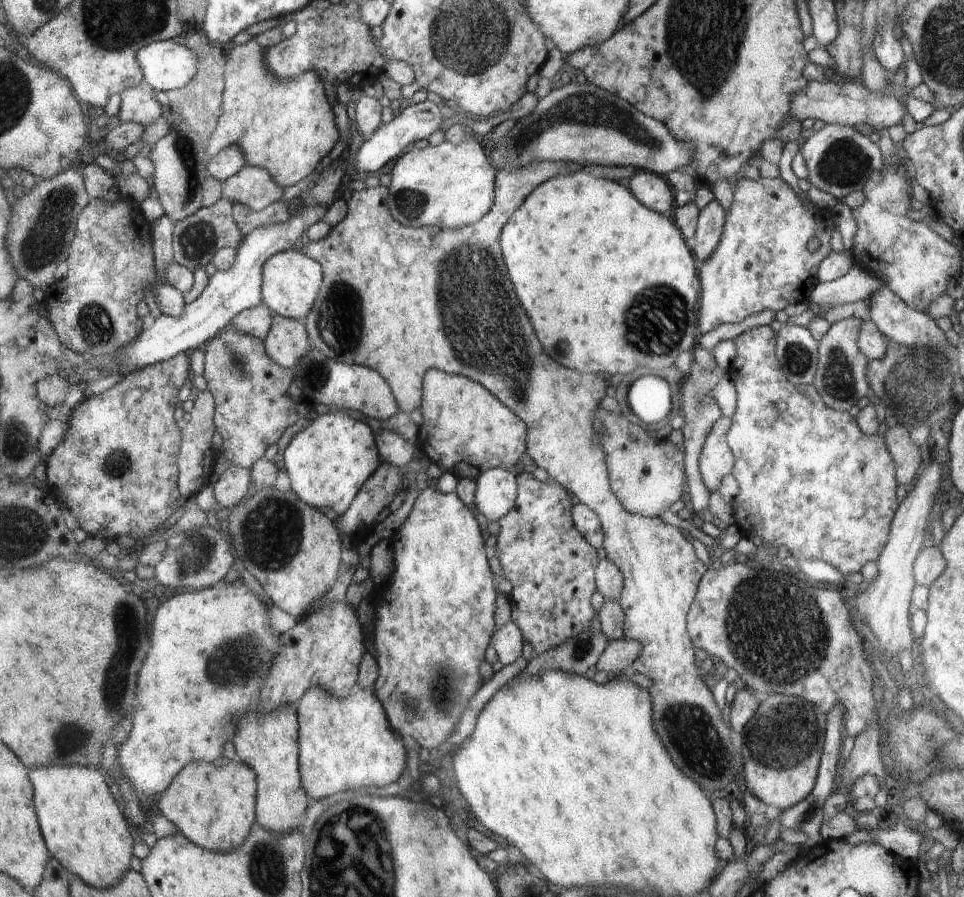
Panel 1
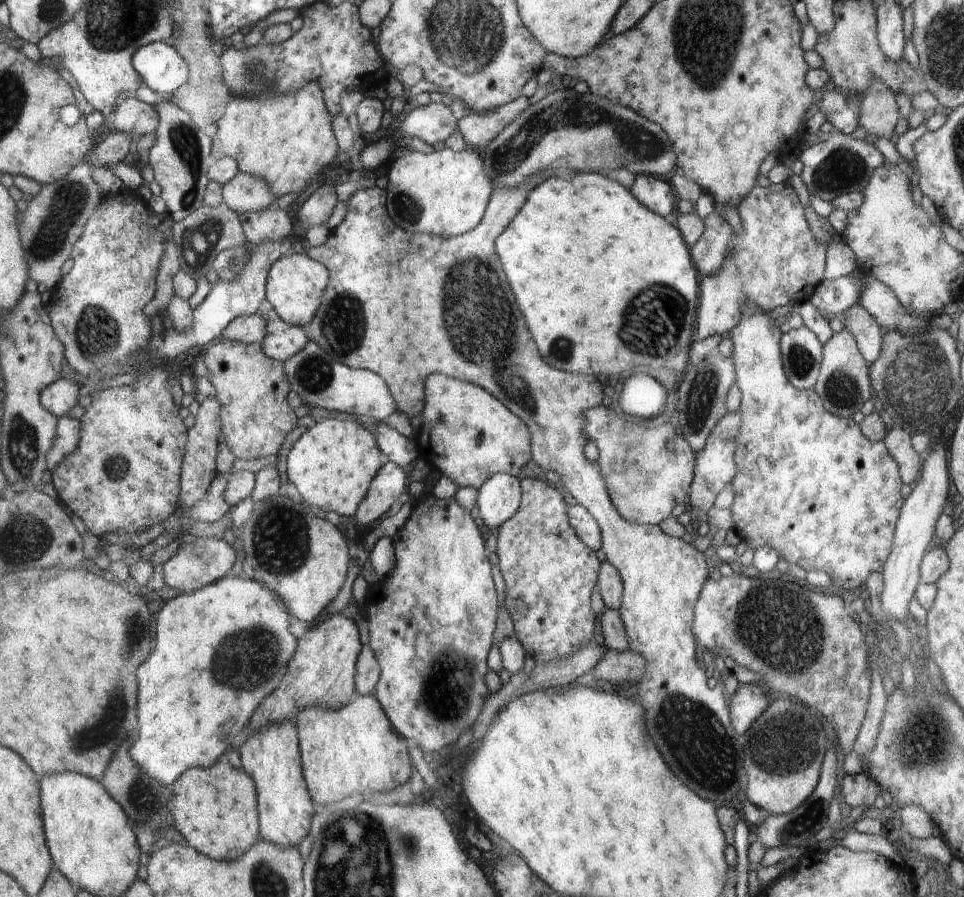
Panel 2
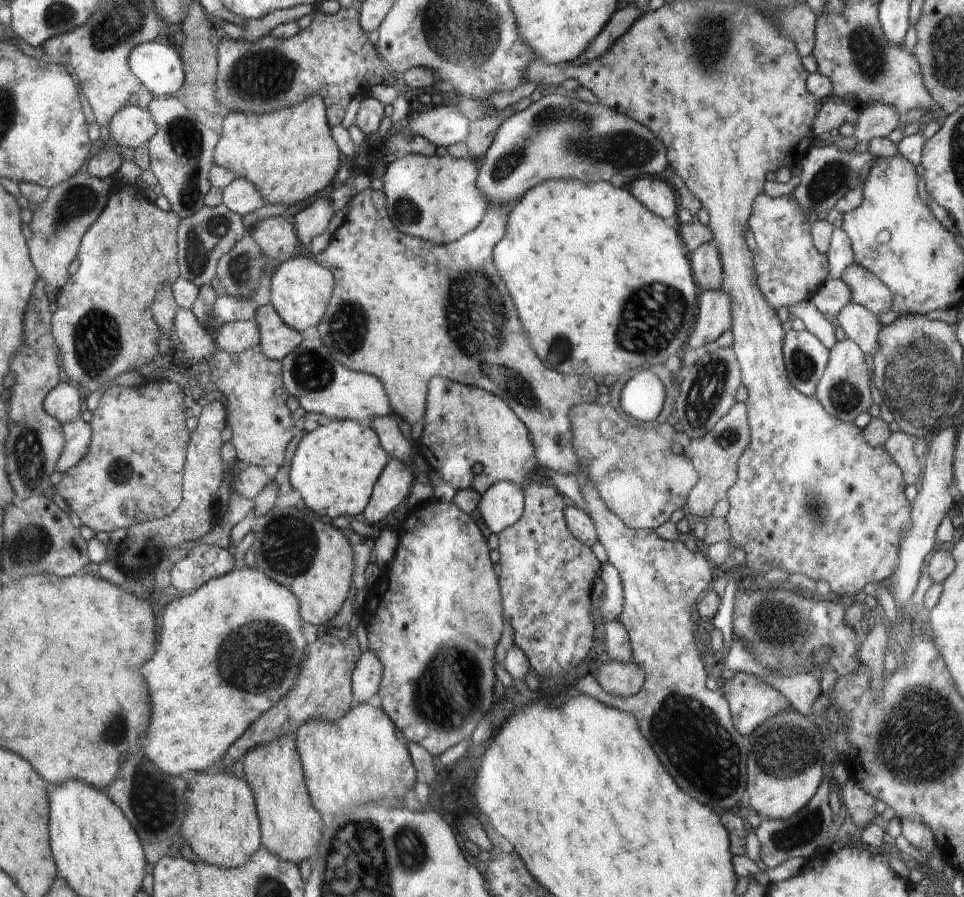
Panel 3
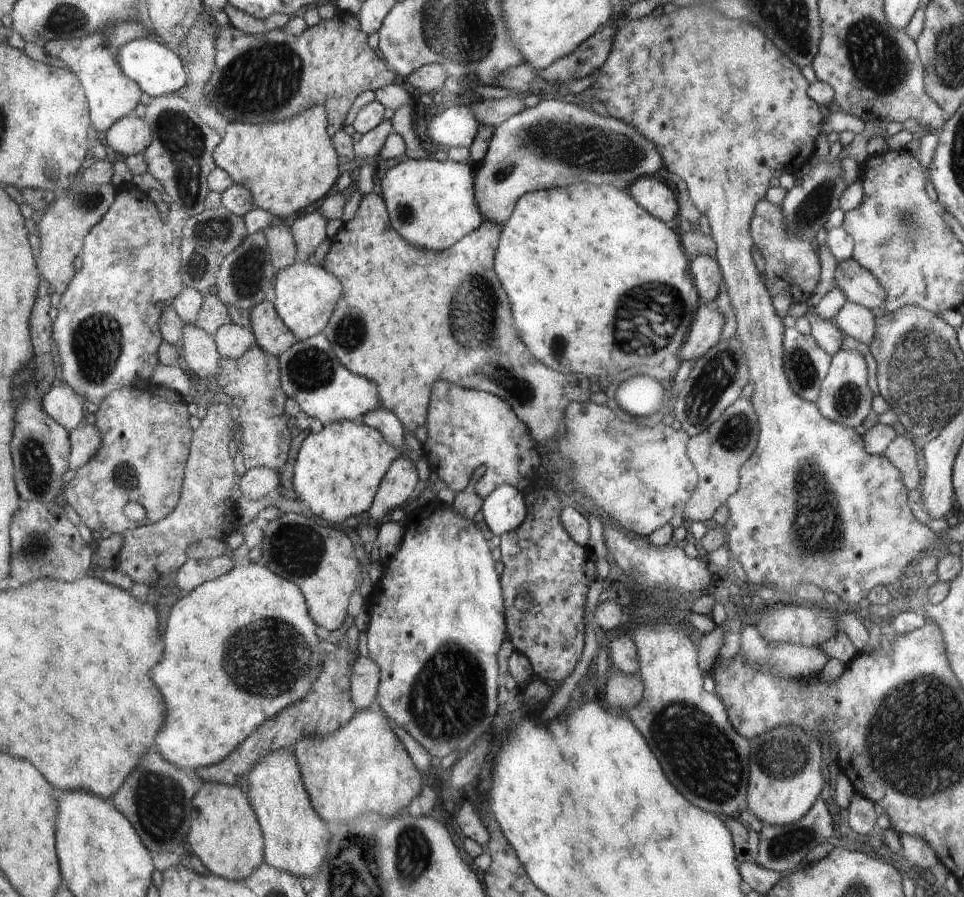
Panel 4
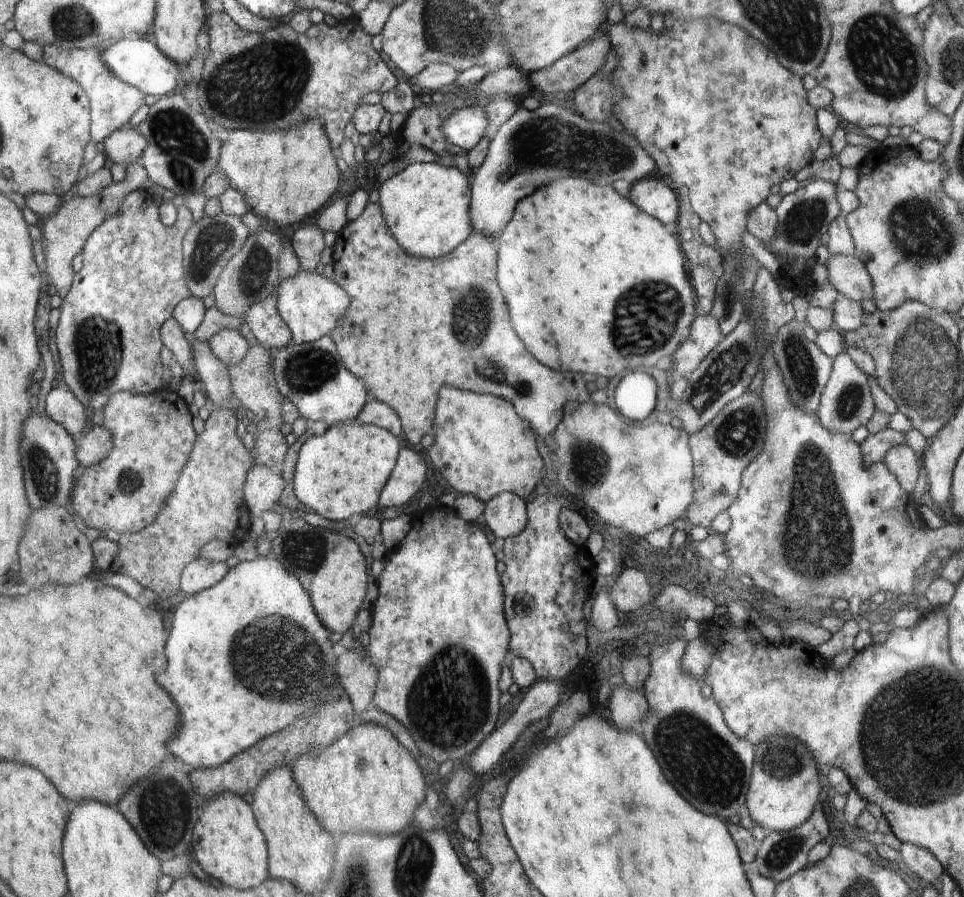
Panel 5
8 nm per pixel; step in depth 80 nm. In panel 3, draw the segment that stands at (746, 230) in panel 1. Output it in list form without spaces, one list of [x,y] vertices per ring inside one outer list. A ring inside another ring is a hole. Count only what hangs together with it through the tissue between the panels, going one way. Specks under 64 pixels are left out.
[[[791,193],[778,198],[762,195],[754,202],[749,230],[754,234],[757,248],[757,252],[753,254],[757,283],[774,310],[798,304],[806,300],[806,294],[810,300],[819,291],[820,284],[824,284],[828,274],[828,256],[820,254],[814,248],[808,222],[802,222],[802,215],[801,208],[791,198]],[[702,291],[697,323],[690,335],[686,351],[702,351],[706,344],[715,342],[730,331],[733,324],[732,301],[720,291]]]

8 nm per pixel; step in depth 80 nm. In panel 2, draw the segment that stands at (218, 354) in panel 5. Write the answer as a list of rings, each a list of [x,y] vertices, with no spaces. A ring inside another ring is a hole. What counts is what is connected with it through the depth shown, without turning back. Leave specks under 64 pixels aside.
[[[253,314],[239,316],[225,326],[220,340],[238,342],[245,345],[261,343],[266,336],[266,321],[264,316]]]

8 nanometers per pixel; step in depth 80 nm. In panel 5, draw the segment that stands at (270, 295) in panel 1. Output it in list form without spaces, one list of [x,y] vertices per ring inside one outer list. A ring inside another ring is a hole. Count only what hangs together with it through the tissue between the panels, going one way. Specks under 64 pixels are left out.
[[[300,270],[295,277],[281,282],[278,291],[277,309],[292,333],[290,345],[313,343],[323,336],[330,336],[334,332],[338,320],[346,314],[346,310],[350,306],[348,293],[341,285],[316,272],[309,273]]]

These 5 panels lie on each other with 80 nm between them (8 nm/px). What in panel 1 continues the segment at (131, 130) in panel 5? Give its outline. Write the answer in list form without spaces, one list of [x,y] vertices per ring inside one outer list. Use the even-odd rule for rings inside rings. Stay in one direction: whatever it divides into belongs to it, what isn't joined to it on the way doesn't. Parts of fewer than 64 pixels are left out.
[[[146,86],[122,91],[119,122],[138,123],[144,128],[153,125],[163,114],[163,107],[155,99],[156,93]]]

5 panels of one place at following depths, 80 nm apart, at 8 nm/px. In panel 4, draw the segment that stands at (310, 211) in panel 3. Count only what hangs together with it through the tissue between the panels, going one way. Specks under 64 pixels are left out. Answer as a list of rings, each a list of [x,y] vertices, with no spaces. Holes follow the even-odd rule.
[[[317,211],[296,218],[291,226],[297,250],[297,261],[306,263],[325,241],[327,220]]]

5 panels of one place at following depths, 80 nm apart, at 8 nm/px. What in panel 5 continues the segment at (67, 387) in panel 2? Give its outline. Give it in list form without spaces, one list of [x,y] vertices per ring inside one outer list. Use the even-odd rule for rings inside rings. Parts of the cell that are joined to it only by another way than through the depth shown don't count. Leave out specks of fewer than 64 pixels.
[[[52,388],[44,400],[44,410],[45,414],[70,436],[80,437],[86,426],[86,412],[69,389]]]

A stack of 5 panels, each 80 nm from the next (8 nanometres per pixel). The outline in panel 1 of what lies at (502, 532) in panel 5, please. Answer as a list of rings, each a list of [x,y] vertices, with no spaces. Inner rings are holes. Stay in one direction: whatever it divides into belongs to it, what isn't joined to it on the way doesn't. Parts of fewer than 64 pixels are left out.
[[[496,467],[486,471],[475,480],[476,510],[479,510],[486,520],[499,521],[509,514],[515,506],[516,478],[503,467]]]

